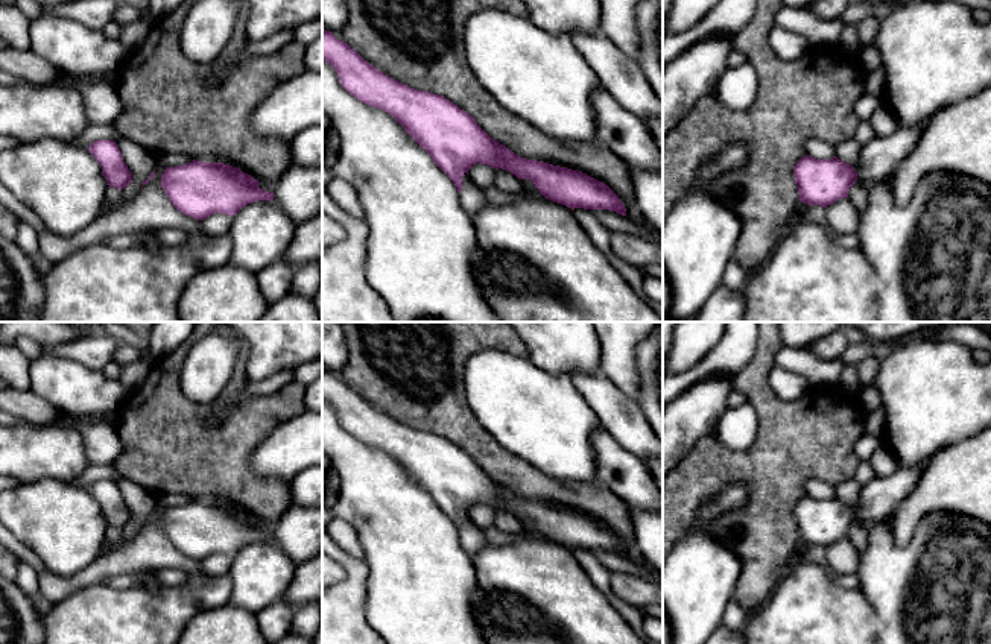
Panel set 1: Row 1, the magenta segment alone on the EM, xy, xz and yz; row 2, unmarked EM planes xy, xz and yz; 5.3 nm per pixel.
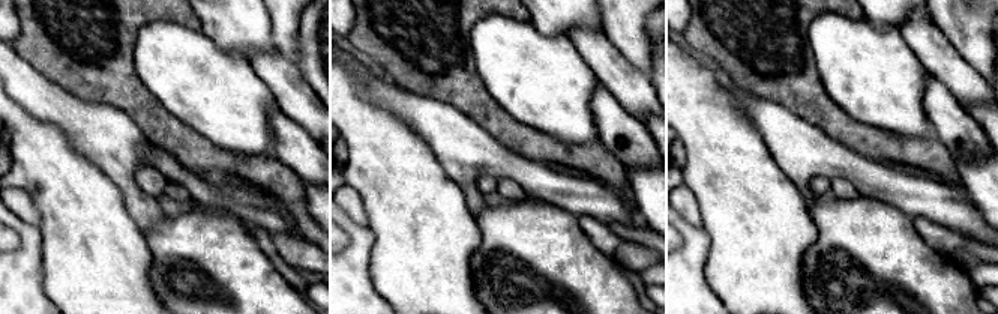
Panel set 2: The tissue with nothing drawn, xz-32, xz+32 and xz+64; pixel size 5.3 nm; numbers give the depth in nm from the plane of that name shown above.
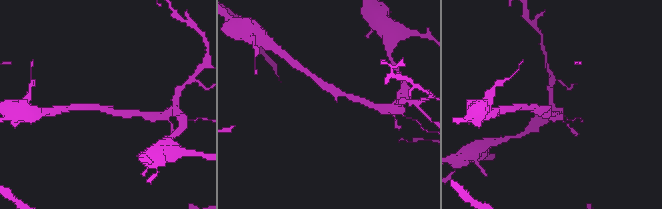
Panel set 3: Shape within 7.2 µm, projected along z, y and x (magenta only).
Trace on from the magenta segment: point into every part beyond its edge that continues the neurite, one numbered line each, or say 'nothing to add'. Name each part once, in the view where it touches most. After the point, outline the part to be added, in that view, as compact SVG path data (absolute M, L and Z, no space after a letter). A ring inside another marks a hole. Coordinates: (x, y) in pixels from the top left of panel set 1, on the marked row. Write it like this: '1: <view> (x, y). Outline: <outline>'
1: xz (471, 198). Outline: M468 173L462 176L459 199L462 208L470 217L476 217L476 214L489 204L483 194L483 190L470 179Z

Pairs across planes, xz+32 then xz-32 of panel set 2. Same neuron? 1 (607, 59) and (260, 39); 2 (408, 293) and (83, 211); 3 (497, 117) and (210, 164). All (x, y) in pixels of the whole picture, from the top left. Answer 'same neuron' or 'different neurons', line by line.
1: different neurons
2: same neuron
3: same neuron

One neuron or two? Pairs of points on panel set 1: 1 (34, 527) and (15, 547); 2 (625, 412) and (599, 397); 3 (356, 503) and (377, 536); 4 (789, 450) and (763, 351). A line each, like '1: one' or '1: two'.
1: two
2: one
3: one
4: one

